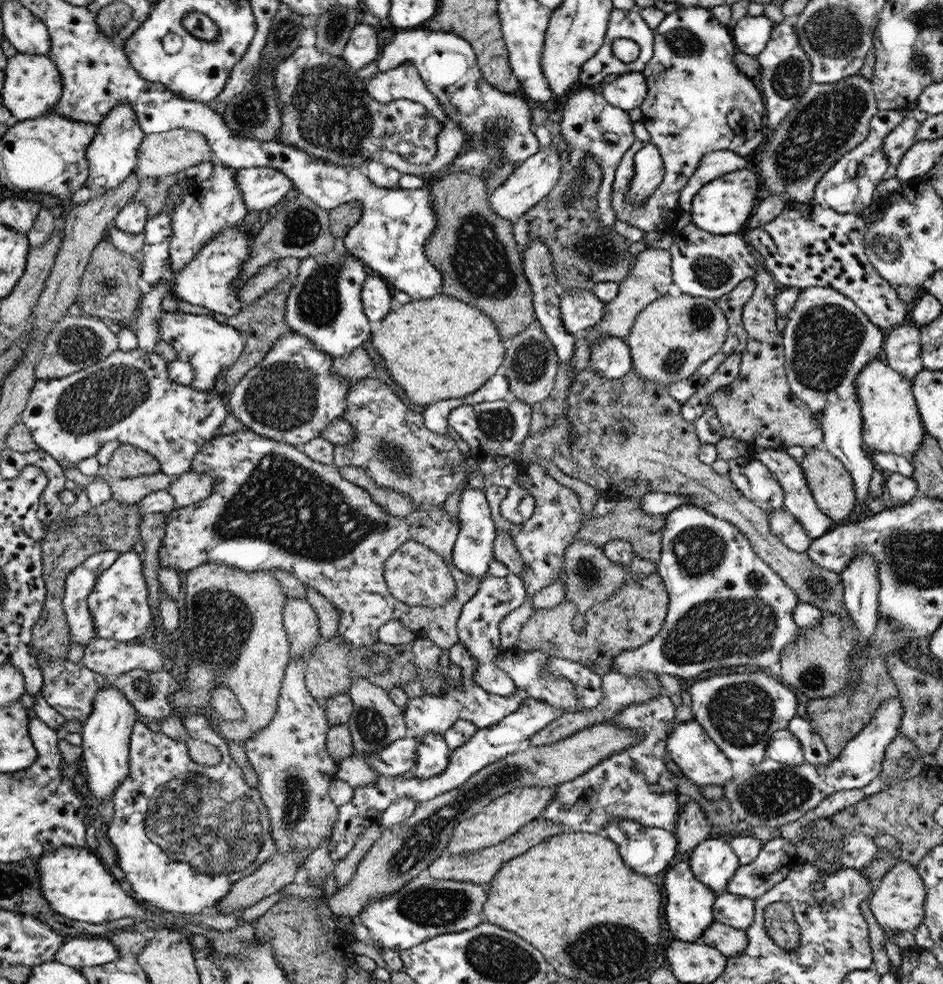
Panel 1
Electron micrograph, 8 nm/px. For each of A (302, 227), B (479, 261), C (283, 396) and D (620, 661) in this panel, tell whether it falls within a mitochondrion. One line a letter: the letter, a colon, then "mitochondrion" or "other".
A: mitochondrion
B: mitochondrion
C: mitochondrion
D: other

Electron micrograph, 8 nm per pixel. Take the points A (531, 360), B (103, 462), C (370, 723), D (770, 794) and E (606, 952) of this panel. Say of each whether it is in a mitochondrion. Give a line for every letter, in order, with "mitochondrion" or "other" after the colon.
A: mitochondrion
B: other
C: mitochondrion
D: mitochondrion
E: mitochondrion

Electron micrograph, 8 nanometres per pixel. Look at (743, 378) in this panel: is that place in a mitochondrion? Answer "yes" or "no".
no

